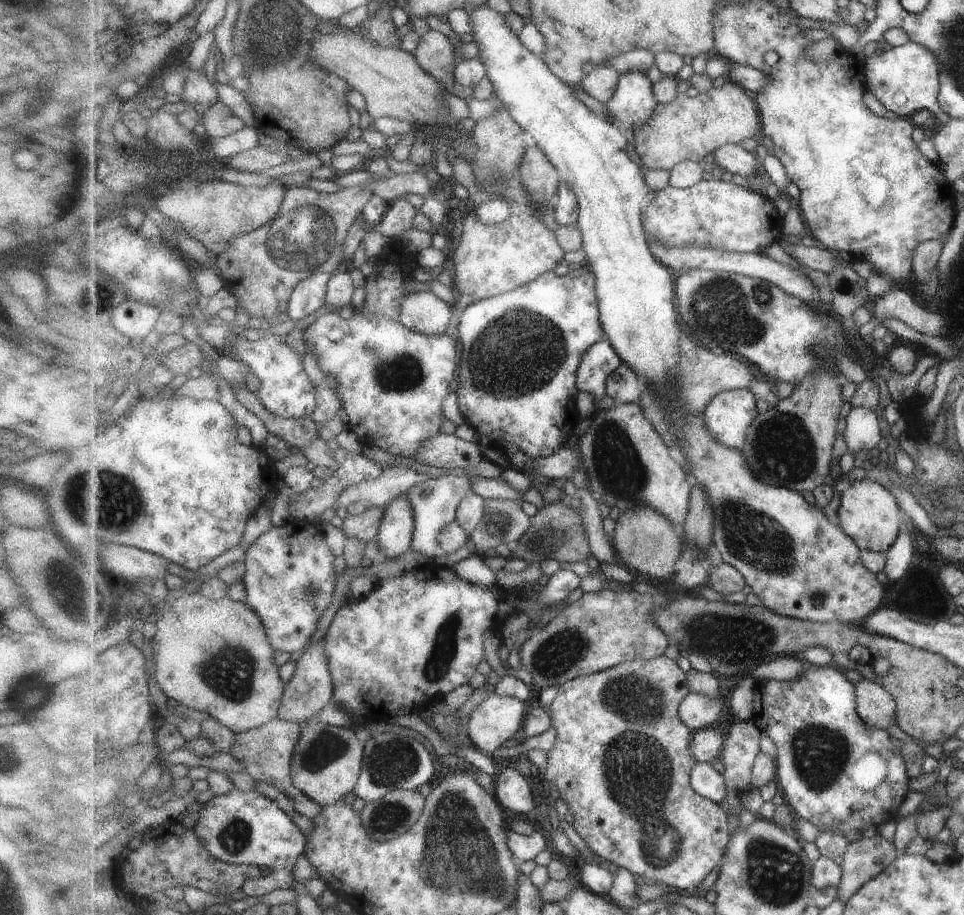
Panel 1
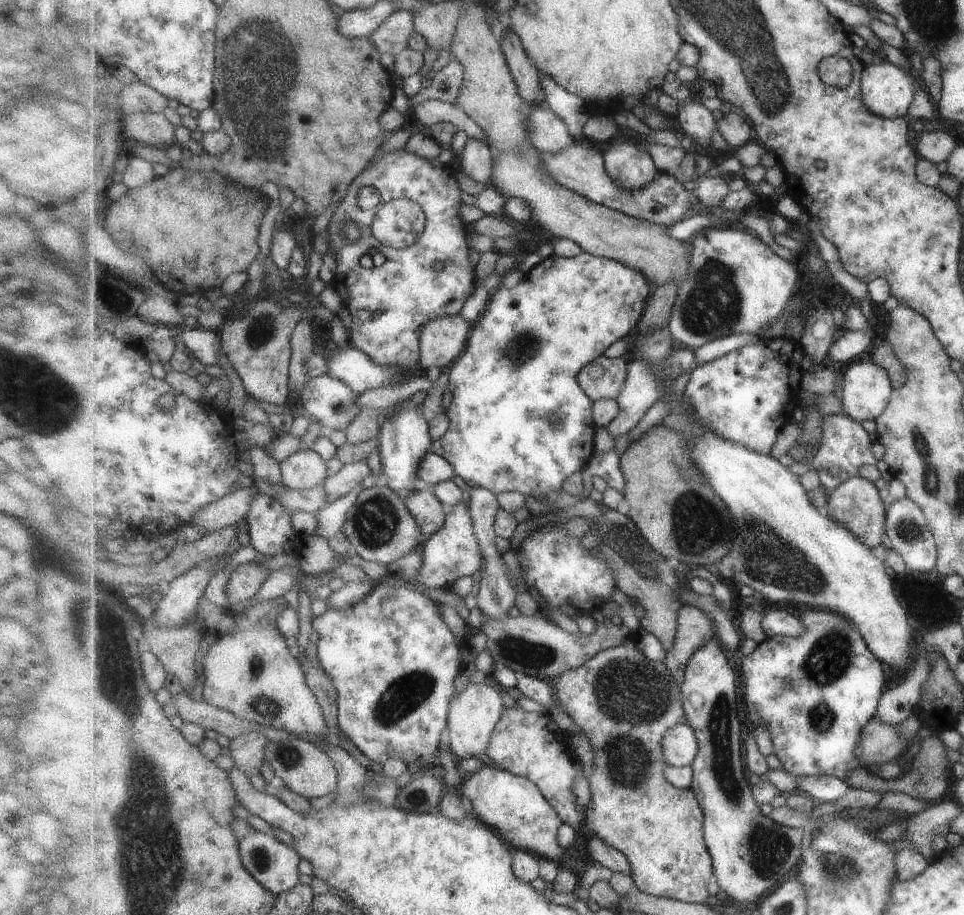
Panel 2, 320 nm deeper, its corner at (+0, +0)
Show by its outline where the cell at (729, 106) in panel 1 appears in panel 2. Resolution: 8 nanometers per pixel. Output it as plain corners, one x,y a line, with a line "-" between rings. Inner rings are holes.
737,109
723,115
717,121
718,132
727,142
728,147
741,149
755,139
755,131
749,119

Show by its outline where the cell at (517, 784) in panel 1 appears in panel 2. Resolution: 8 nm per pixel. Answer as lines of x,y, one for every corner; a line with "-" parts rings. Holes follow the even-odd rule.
482,765
460,785
460,794
472,803
471,814
497,831
513,850
529,850
558,863
566,859
566,848
561,847
557,836
563,823
561,817
541,789
528,778
503,767

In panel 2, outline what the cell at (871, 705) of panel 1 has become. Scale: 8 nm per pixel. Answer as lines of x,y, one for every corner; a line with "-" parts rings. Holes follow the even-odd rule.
876,716
865,725
860,736
859,749
856,752
863,760
863,768
871,764
889,762
897,758
905,748
905,742
899,738
896,725
883,724

